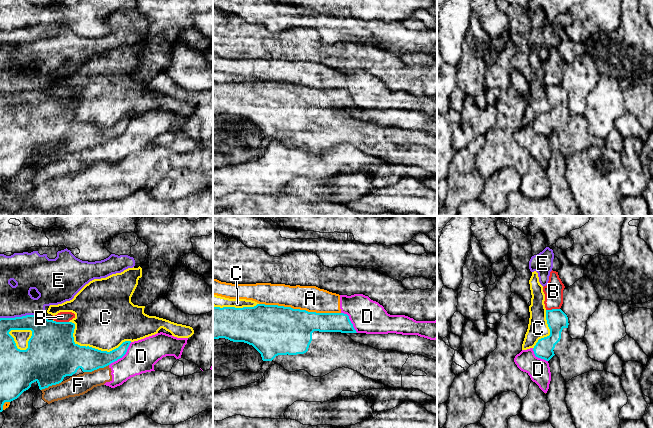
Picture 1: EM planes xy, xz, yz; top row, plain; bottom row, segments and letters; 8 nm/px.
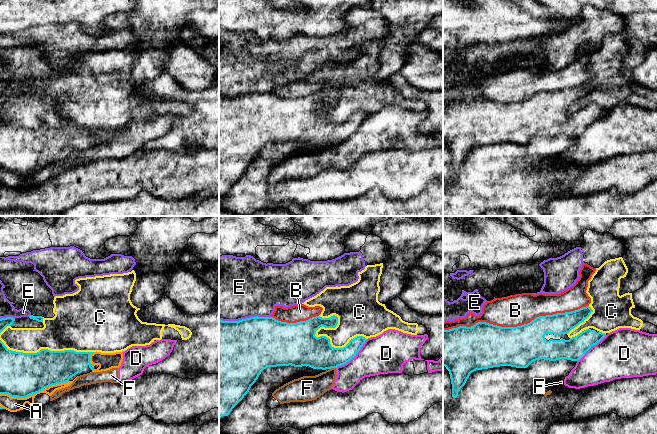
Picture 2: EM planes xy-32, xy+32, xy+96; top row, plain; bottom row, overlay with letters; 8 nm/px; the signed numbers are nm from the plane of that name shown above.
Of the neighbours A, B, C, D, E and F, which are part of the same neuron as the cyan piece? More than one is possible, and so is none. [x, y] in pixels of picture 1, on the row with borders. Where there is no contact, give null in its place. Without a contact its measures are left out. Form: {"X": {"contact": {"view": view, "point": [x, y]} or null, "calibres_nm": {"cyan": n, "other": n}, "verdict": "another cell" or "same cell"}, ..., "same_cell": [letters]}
{"A": {"contact": {"view": "xz", "point": [299, 309]}, "calibres_nm": {"cyan": 400, "other": 200}, "verdict": "another cell"}, "B": {"contact": {"view": "xy", "point": [61, 322]}, "calibres_nm": {"cyan": 380, "other": 80}, "verdict": "another cell"}, "C": {"contact": {"view": "xy", "point": [91, 347]}, "calibres_nm": {"cyan": 300, "other": 480}, "verdict": "another cell"}, "D": {"contact": {"view": "xy", "point": [122, 356]}, "calibres_nm": {"cyan": 180, "other": 260}, "verdict": "another cell"}, "E": {"contact": {"view": "xy", "point": [20, 317]}, "calibres_nm": {"cyan": 240, "other": 260}, "verdict": "another cell"}, "F": {"contact": {"view": "xy", "point": [96, 369]}, "calibres_nm": {"cyan": 240, "other": 160}, "verdict": "another cell"}, "same_cell": []}

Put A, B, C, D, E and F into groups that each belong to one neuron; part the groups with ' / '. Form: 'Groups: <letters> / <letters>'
Groups: A D F / B / C / E

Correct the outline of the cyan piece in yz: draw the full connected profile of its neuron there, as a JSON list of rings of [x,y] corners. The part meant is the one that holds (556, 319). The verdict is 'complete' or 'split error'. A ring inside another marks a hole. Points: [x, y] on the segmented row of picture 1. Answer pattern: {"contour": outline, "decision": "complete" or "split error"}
{"contour": [[[561,309],[546,310],[546,320],[550,335],[539,339],[534,346],[536,357],[549,361],[556,355],[565,382],[591,370],[604,370],[603,363],[589,357],[584,339],[570,337],[568,317]]], "decision": "split error"}

